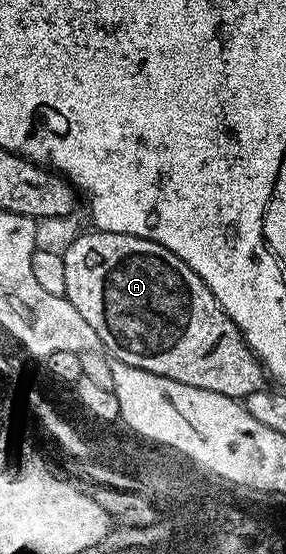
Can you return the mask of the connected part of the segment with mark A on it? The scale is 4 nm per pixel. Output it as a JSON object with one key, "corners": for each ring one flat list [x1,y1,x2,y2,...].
{"corners":[[90,231,81,233,67,249,62,249,61,253,65,264,65,297,68,302,77,308,82,318,85,318,90,326,93,326,102,347,114,359,125,362,129,366,137,366,141,370,149,370,149,374,161,374,161,378,173,378,173,382,185,382,185,386,197,386,201,390,213,390,213,394,225,394,237,401,242,401,244,397,265,388,263,365,252,354,250,346,245,342,242,334,239,333,239,327,225,314,225,310,217,302,217,298,209,290,209,286,205,286,202,278,188,264,181,262,181,258,177,258,177,254,173,254,173,250,161,246,156,240,137,238,133,234]]}

